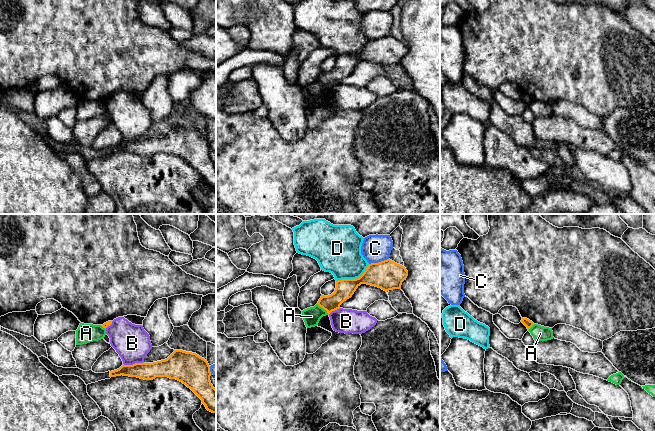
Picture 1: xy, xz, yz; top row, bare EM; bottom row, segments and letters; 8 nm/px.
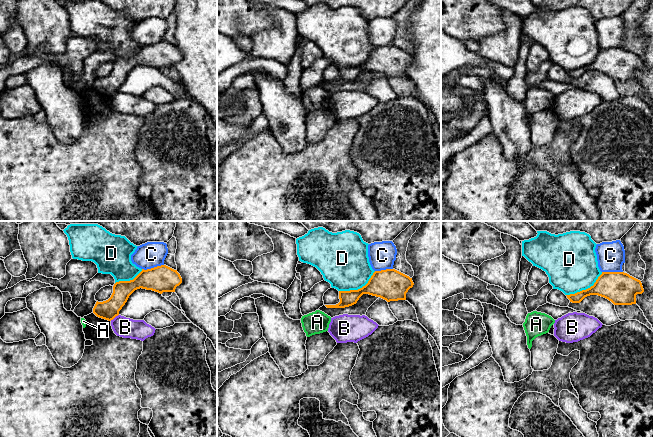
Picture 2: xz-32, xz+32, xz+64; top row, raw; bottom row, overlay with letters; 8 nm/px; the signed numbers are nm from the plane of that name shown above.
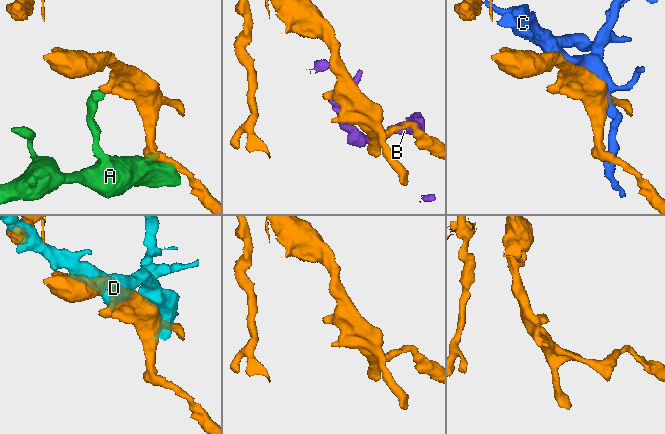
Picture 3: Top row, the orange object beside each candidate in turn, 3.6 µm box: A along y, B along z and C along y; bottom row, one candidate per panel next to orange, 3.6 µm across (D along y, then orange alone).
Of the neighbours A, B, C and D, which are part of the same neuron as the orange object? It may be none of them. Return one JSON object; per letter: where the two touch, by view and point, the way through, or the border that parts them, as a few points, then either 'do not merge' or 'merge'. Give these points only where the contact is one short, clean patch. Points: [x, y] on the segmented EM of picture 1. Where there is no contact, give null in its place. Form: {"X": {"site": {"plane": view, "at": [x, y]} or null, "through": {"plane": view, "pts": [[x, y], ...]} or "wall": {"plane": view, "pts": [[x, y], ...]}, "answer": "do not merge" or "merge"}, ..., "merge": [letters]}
{"A": {"site": {"plane": "xz", "at": [323, 308]}, "wall": {"plane": "xz", "pts": [[317, 303], [328, 314]]}, "answer": "do not merge"}, "B": {"site": {"plane": "xy", "at": [133, 364]}, "answer": "do not merge"}, "C": {"site": {"plane": "xz", "at": [378, 262]}, "answer": "do not merge"}, "D": {"site": {"plane": "xz", "at": [353, 279]}, "answer": "do not merge"}, "merge": []}

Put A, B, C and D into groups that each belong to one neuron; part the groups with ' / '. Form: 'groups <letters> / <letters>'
groups A / B D / C

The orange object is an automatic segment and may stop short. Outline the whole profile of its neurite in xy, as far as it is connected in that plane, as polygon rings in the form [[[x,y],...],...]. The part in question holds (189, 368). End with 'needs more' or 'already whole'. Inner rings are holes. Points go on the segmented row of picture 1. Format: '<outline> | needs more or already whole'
[[[175,350],[165,360],[123,364],[119,369],[110,372],[110,377],[121,375],[144,380],[153,380],[156,377],[176,379],[190,388],[208,411],[216,413],[216,389],[210,381],[210,366],[207,360],[196,353]]] | already whole

